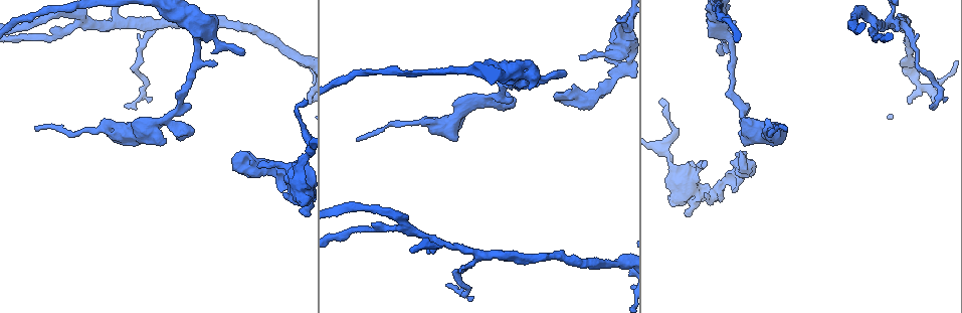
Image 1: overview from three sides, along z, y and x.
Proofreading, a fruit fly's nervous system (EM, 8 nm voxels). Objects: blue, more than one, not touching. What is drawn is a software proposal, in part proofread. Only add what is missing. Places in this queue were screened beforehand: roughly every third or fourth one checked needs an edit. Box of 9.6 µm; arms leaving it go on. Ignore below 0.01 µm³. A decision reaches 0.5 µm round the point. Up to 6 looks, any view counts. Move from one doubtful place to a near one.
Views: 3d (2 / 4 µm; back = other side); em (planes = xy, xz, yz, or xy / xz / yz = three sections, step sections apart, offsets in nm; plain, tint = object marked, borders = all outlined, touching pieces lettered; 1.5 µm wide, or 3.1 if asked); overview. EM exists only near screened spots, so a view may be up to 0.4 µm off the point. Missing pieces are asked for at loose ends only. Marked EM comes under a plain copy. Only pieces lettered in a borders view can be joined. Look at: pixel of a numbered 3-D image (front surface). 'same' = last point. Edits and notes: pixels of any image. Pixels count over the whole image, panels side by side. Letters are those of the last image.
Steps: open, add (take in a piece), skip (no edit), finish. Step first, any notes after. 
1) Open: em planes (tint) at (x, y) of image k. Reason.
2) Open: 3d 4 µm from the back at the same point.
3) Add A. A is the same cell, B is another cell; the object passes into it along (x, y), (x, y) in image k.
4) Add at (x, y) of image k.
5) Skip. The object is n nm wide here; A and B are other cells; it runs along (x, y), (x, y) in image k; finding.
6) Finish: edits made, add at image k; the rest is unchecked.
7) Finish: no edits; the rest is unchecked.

Open: em planes (borders) at (357, 140) of image 1. Long arm stops here.

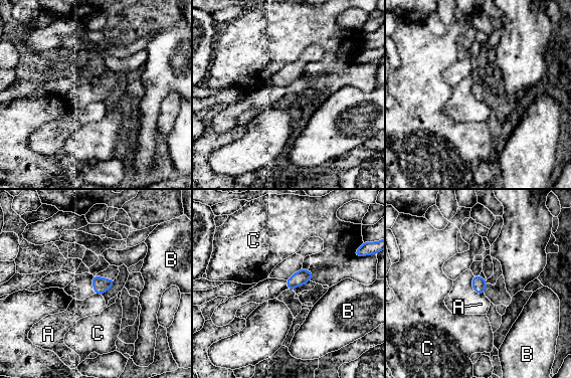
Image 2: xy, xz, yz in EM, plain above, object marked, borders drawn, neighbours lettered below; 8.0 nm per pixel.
Skip. The object is 110 nm wide here; A, B and C are other cells; no lettered piece goes on from it.

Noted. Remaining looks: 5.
Open: em planes (borders) at (427, 253) of image 1. Branch stops here.

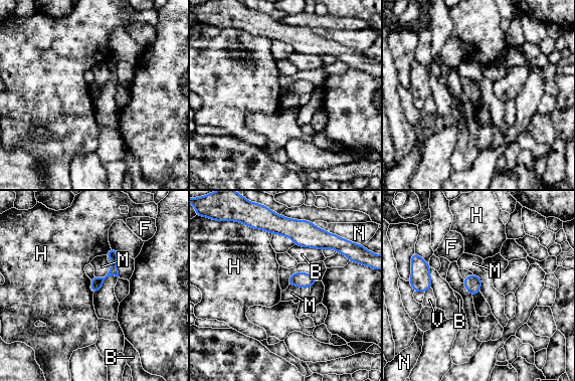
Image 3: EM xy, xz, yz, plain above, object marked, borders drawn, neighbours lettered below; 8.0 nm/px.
Skip. B, F, H, M, N and V are other cells; it runs along (115, 253), (114, 268), (94, 290) in image 3; no lettered piece goes on from it.

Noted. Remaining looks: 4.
Open: 3d 4 µm at (281, 191) of image 1. Free end.

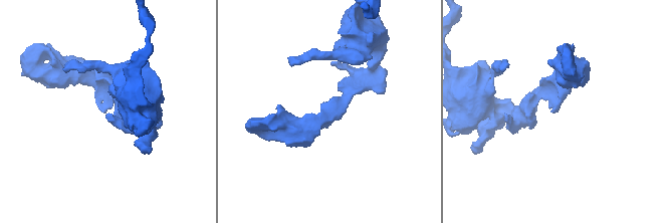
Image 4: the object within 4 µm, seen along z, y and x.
Open: em yz step 8 (borders) at (104, 111) of image 4. Shape alone is not enough.

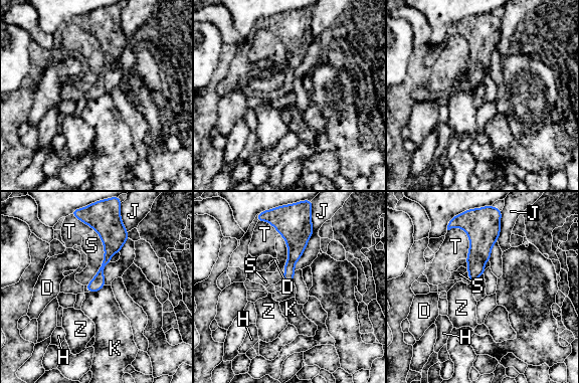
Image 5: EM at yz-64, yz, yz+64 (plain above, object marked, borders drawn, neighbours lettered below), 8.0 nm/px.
Open: em planes (borders) at the same point.

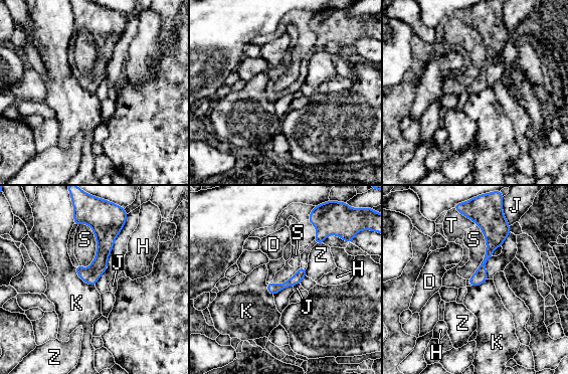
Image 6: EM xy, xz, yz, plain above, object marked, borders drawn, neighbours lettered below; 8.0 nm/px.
Skip. The longest contact is with S, 380 nm; D, H, J, K, S, T and Z are other cells; a border runs along (73, 266), (84, 282), (95, 286) in image 6; none of them fits.

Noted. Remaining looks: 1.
Finish: no edits; the rest is unchecked.

